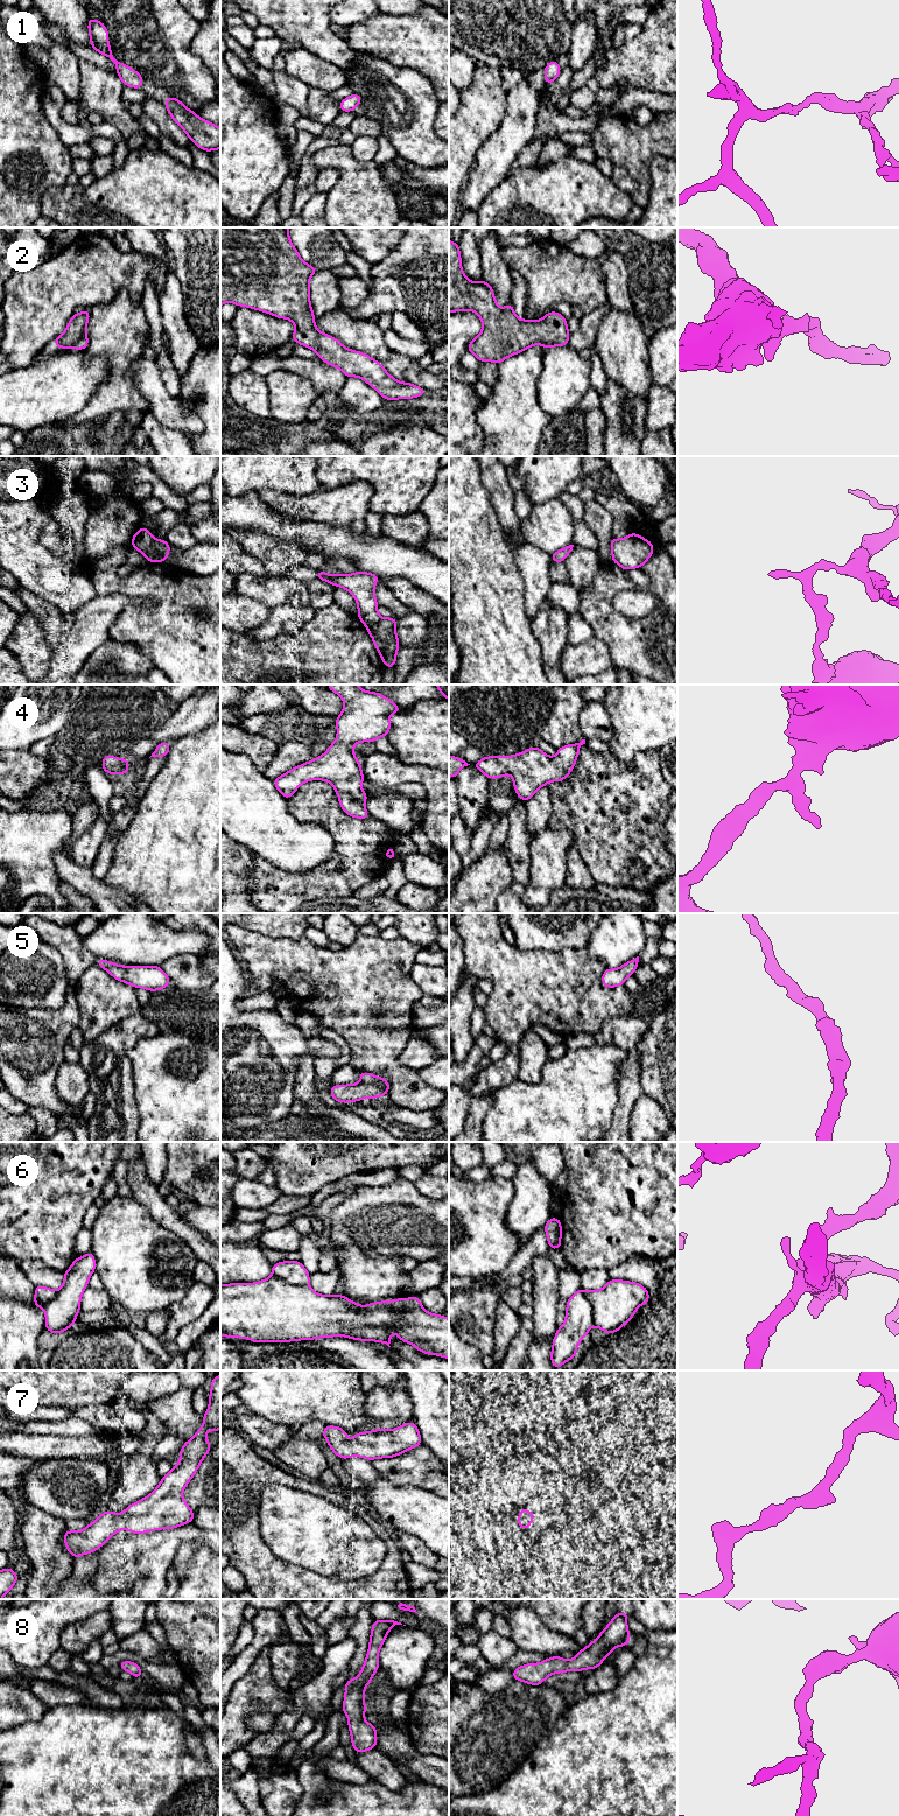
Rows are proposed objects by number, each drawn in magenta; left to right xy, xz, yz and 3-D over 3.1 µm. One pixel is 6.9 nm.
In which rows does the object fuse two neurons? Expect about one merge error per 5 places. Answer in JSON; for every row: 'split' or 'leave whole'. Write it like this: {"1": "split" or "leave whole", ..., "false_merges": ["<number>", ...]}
{"1": "leave whole", "2": "leave whole", "3": "split", "4": "leave whole", "5": "leave whole", "6": "split", "7": "leave whole", "8": "leave whole", "false_merges": ["3", "6"]}

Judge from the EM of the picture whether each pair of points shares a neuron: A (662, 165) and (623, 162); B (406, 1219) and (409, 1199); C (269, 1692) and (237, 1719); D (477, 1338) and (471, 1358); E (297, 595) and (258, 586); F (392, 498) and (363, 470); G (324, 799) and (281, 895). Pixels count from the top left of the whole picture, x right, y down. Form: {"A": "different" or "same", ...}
{"A": "different", "B": "same", "C": "same", "D": "different", "E": "same", "F": "same", "G": "same"}

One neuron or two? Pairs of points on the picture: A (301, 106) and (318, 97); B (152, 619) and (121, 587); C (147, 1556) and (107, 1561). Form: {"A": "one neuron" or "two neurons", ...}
{"A": "two neurons", "B": "one neuron", "C": "one neuron"}

